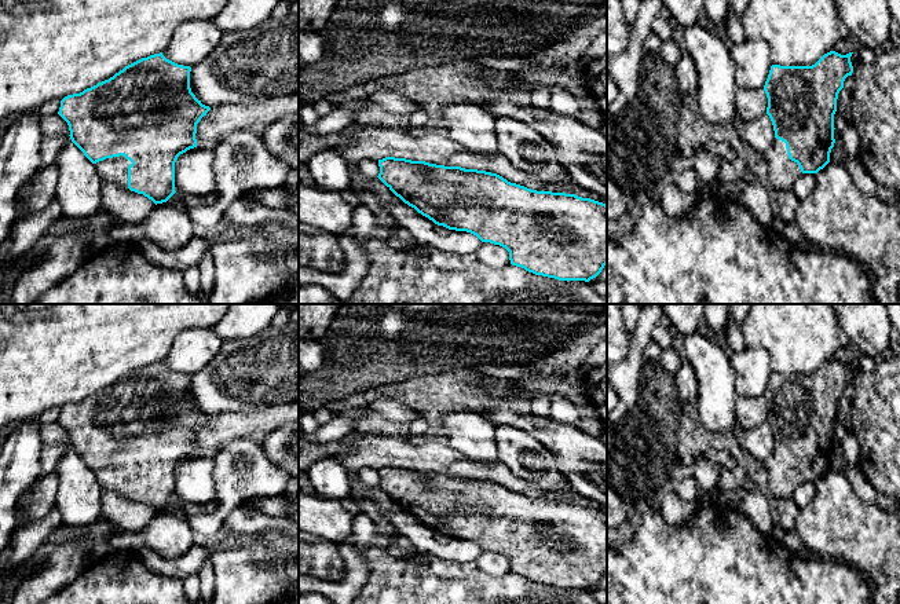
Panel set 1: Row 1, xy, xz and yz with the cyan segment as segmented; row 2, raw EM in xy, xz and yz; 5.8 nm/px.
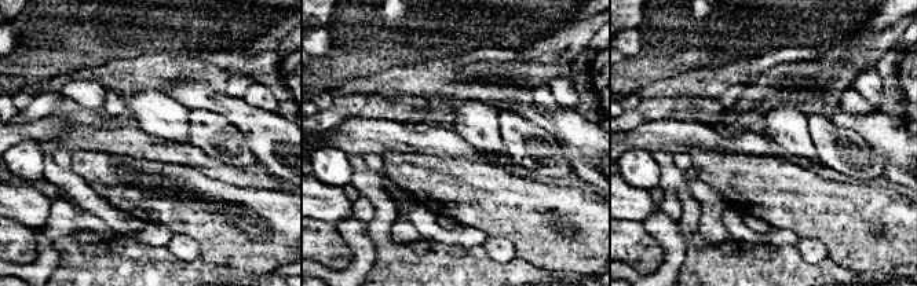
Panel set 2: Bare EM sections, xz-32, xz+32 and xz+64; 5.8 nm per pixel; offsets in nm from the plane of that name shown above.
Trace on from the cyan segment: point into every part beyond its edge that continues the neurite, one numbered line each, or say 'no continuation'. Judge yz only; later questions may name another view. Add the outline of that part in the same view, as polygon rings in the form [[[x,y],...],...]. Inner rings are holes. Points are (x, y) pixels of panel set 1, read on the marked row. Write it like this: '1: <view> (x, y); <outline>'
1: yz (783, 172); [[[776,138],[764,153],[764,160],[768,164],[769,183],[776,191],[793,188],[795,180],[802,175],[798,164],[789,158],[786,143]]]

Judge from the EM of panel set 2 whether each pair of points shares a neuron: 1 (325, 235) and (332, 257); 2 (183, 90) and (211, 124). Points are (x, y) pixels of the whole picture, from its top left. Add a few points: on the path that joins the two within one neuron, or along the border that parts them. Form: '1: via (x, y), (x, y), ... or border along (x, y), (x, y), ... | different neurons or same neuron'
1: via (325, 241), (325, 245), (332, 252) | same neuron
2: border along (190, 109), (209, 109), (227, 120) | different neurons

